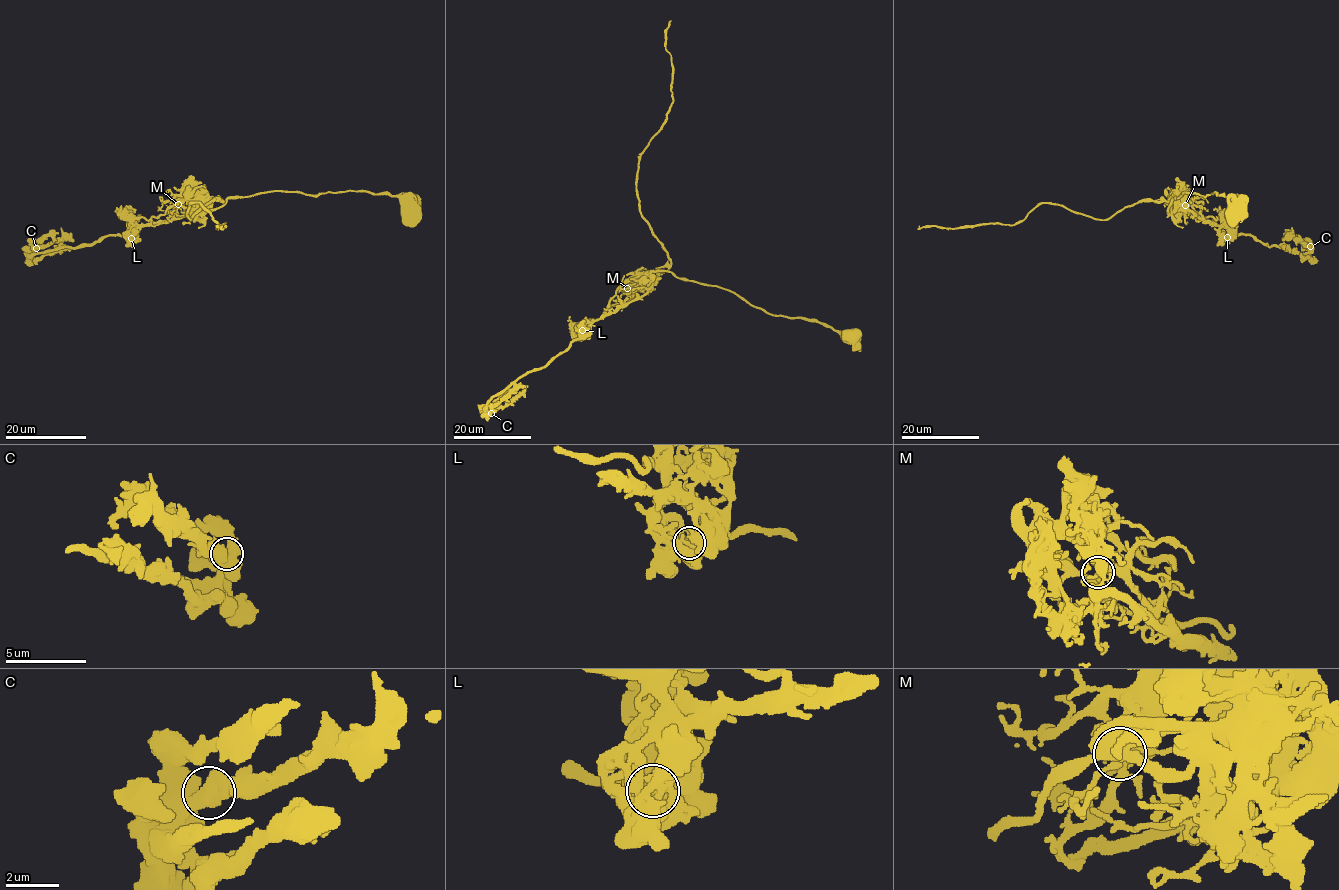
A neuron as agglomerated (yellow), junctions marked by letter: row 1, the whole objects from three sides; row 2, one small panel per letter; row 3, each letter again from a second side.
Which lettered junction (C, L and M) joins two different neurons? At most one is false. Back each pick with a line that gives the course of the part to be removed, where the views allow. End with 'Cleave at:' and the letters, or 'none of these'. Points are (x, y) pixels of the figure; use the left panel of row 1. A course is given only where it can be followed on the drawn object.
L: course (131, 237), (120, 215), (148, 219), (214, 198), (187, 216), (199, 202), (223, 229)
Cleave at: L

